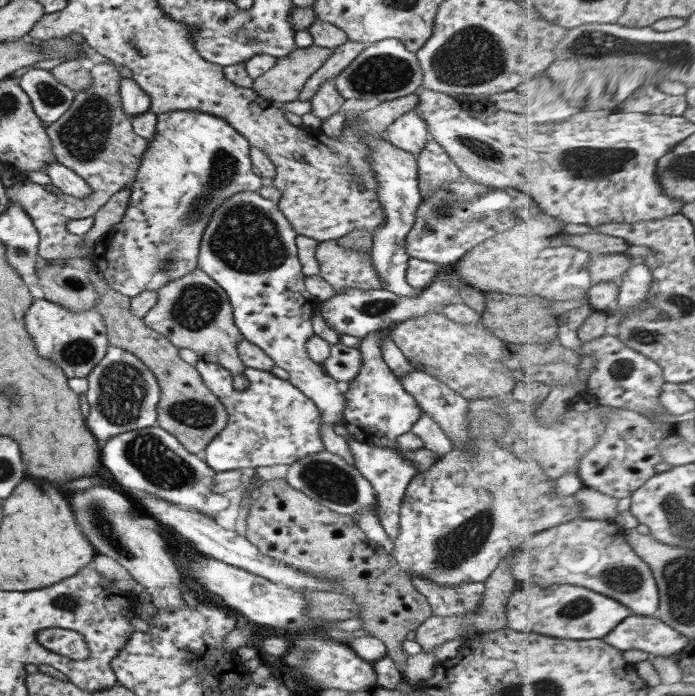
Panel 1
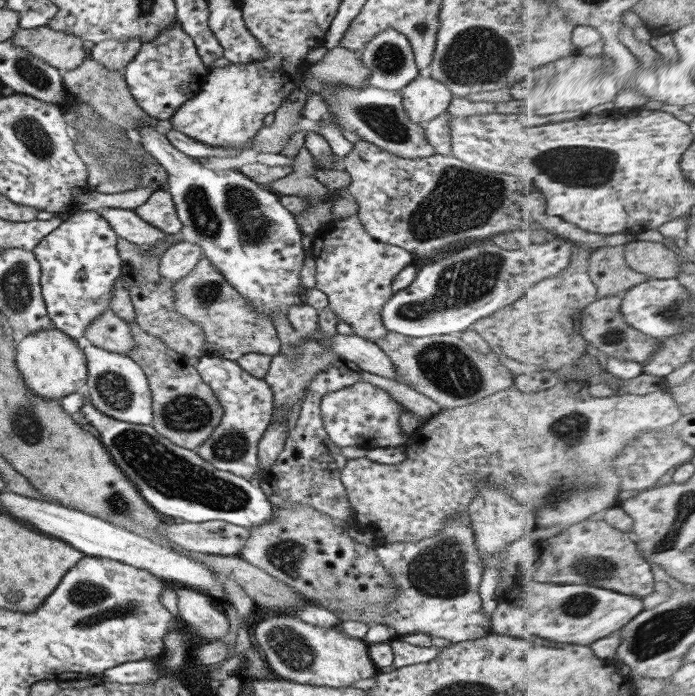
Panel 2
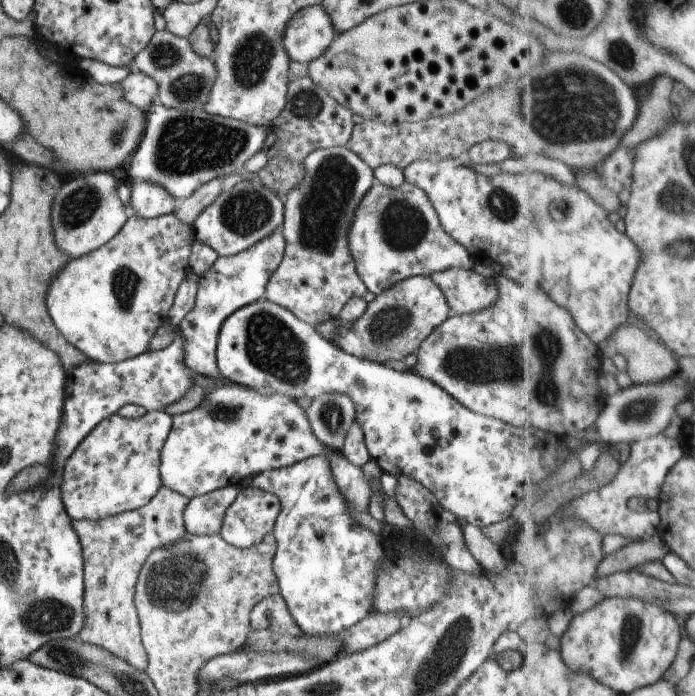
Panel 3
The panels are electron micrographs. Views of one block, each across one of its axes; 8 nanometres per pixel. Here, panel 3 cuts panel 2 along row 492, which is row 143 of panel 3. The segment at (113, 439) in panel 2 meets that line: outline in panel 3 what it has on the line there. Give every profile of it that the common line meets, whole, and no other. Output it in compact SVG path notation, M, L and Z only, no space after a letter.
M157 101L152 102L146 110L143 138L132 160L126 166L128 178L134 183L151 180L164 185L164 188L175 196L178 204L182 203L197 188L214 179L243 172L246 161L266 145L268 126L253 125L238 119L210 115L205 108L191 111L168 108Z

